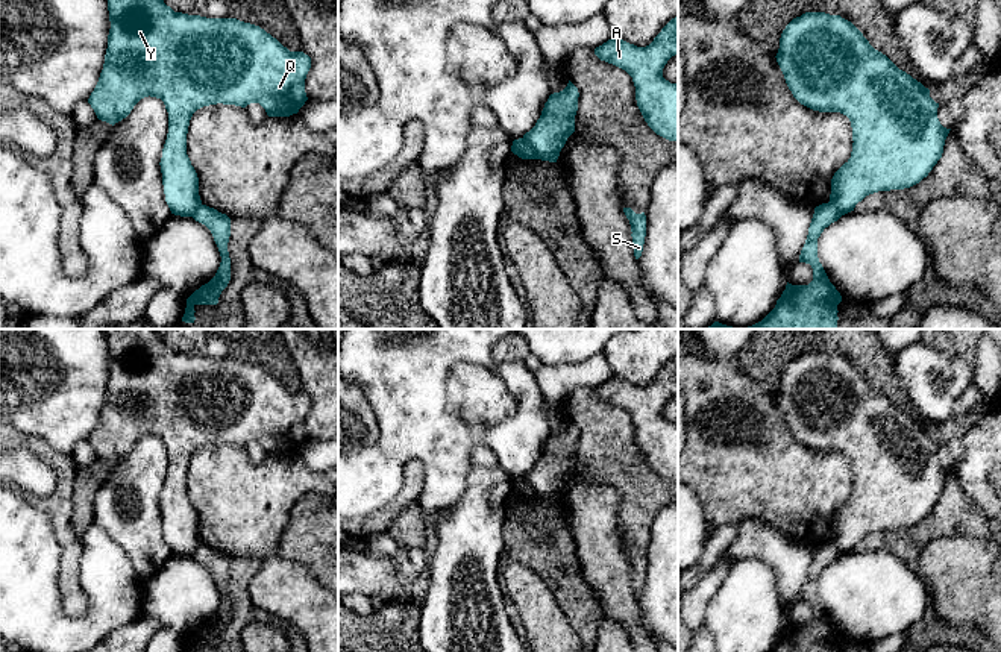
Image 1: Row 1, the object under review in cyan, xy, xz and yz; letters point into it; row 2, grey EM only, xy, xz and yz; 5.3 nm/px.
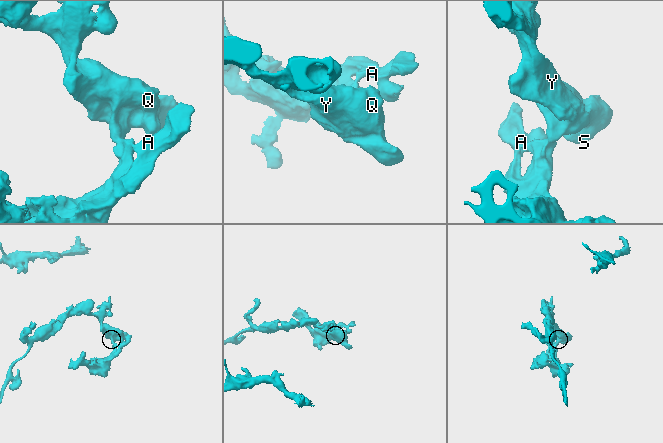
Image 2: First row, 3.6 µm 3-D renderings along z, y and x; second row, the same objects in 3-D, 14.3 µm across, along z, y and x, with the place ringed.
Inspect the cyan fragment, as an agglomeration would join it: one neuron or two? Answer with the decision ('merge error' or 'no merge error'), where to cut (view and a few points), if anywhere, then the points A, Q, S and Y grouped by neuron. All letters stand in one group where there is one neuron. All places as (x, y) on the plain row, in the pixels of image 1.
merge error | xz (524, 476), (539, 498) | A / Q S Y

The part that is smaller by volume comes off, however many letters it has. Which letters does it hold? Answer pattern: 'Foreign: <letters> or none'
Foreign: A

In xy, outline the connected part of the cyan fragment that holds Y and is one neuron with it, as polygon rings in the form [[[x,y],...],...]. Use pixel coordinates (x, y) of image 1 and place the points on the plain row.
[[[105,329],[105,334],[111,368],[103,409],[88,443],[99,459],[114,465],[144,437],[164,441],[168,473],[159,505],[165,541],[171,553],[193,556],[202,544],[199,517],[187,494],[193,453],[217,443],[241,447],[259,443],[268,456],[297,453],[308,440],[305,418],[311,397],[290,391],[259,365],[174,352],[155,329]]]

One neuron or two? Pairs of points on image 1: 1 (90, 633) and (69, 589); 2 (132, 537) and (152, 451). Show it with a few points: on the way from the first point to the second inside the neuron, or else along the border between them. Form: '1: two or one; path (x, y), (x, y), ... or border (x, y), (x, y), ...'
1: two; border (81, 583), (87, 611), (72, 617)
2: one; path (143, 516), (146, 511), (146, 472)

